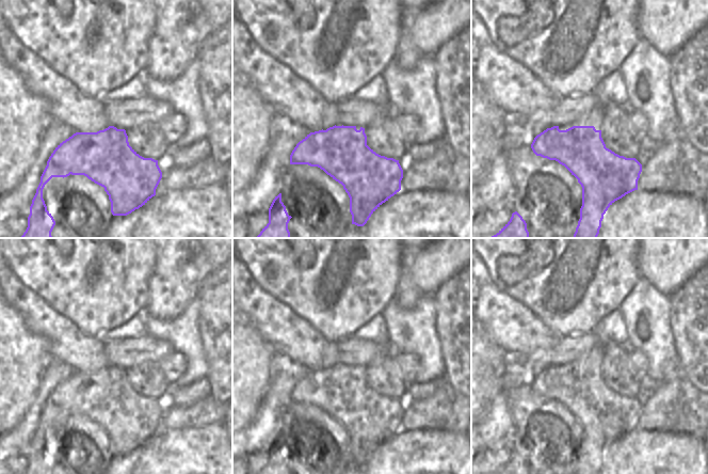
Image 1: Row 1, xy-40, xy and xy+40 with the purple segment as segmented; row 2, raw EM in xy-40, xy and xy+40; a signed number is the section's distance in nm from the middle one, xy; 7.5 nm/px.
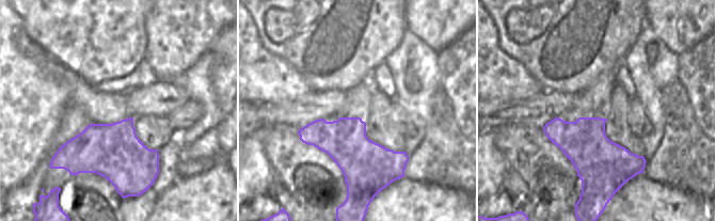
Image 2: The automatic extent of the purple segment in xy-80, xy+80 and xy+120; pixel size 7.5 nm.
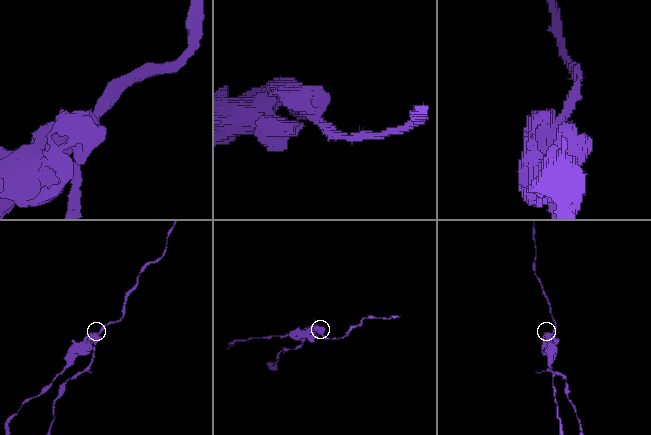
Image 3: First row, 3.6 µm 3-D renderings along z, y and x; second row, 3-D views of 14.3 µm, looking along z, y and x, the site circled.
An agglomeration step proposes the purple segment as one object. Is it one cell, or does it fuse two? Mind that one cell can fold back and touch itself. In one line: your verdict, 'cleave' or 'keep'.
cleave

